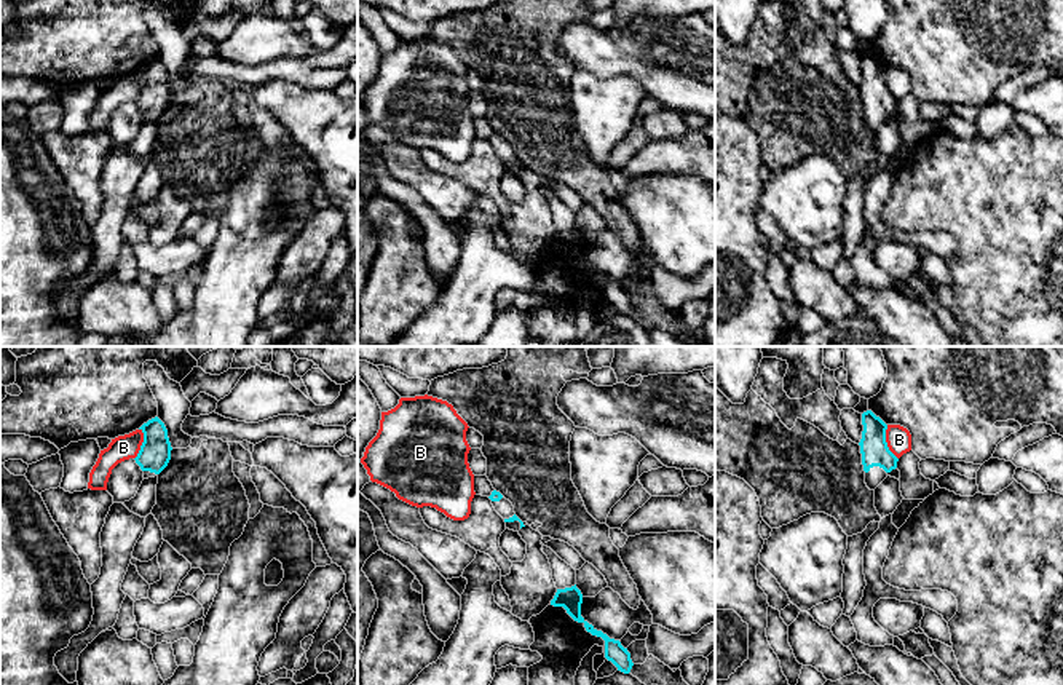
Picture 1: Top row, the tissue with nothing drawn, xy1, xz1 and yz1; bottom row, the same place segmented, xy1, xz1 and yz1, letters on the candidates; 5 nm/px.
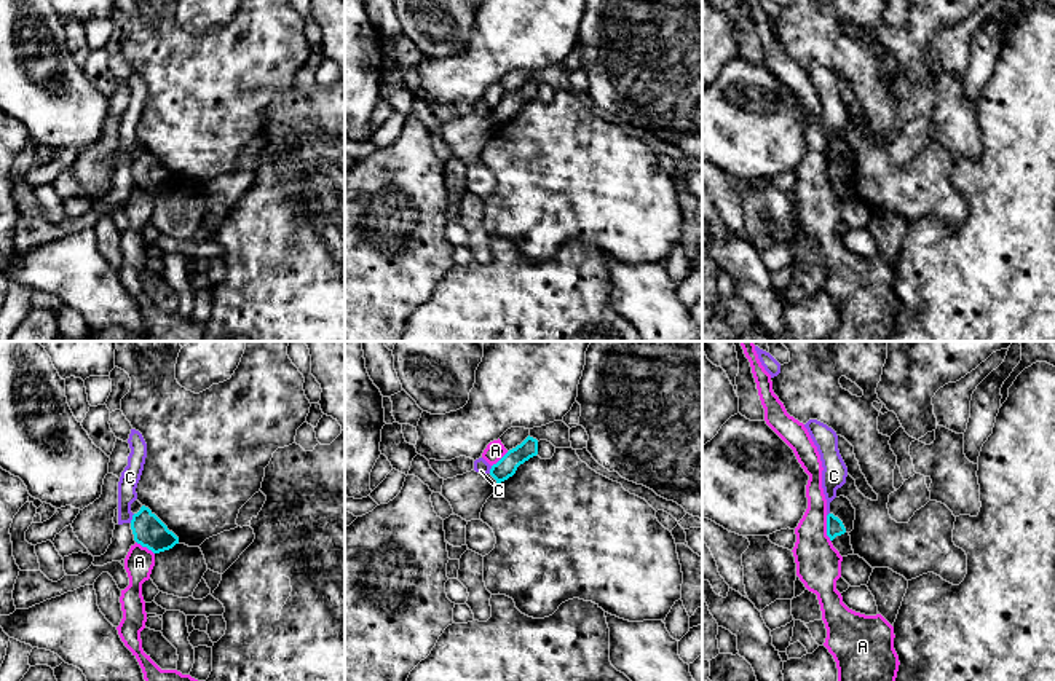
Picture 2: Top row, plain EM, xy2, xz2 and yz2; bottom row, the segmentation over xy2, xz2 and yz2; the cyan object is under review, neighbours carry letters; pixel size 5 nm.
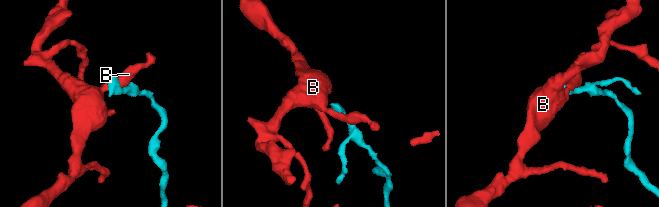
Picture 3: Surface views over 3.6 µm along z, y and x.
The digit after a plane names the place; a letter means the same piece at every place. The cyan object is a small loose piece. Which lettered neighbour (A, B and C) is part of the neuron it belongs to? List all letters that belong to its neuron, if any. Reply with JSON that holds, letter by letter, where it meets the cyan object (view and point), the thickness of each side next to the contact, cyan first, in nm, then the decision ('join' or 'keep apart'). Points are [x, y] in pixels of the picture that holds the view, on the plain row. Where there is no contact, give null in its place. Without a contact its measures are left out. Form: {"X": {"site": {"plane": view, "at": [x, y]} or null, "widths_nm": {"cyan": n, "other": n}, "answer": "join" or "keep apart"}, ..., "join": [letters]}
{"A": {"site": {"plane": "yz2", "at": [827, 171]}, "widths_nm": {"cyan": 90, "other": 220}, "answer": "keep apart"}, "B": {"site": {"plane": "yz1", "at": [886, 85]}, "widths_nm": {"cyan": 140, "other": 130}, "answer": "keep apart"}, "C": {"site": {"plane": "xy2", "at": [133, 161]}, "widths_nm": {"cyan": 160, "other": 100}, "answer": "keep apart"}, "join": []}

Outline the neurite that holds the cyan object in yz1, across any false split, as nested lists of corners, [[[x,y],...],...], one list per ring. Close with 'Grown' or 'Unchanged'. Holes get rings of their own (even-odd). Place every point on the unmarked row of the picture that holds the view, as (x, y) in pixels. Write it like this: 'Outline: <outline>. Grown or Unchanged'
Outline: [[[871,53],[862,56],[862,81],[859,85],[865,126],[875,133],[887,117],[897,110],[899,101],[889,93],[886,85],[887,67]]]. Grown

